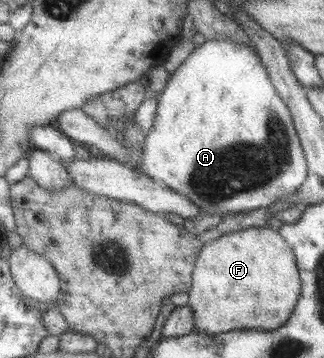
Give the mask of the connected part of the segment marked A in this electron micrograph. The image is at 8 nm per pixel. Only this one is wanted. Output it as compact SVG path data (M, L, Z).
M223 39L222 41L206 40L199 48L194 50L181 66L171 74L166 87L161 91L158 99L154 125L149 135L145 137L143 145L143 160L139 166L139 172L150 176L152 179L162 181L176 193L185 195L207 215L225 215L226 213L237 213L238 211L250 211L253 209L268 208L278 199L294 194L297 189L306 181L307 159L298 133L295 129L287 103L278 95L273 86L266 67L256 53L236 41Z

